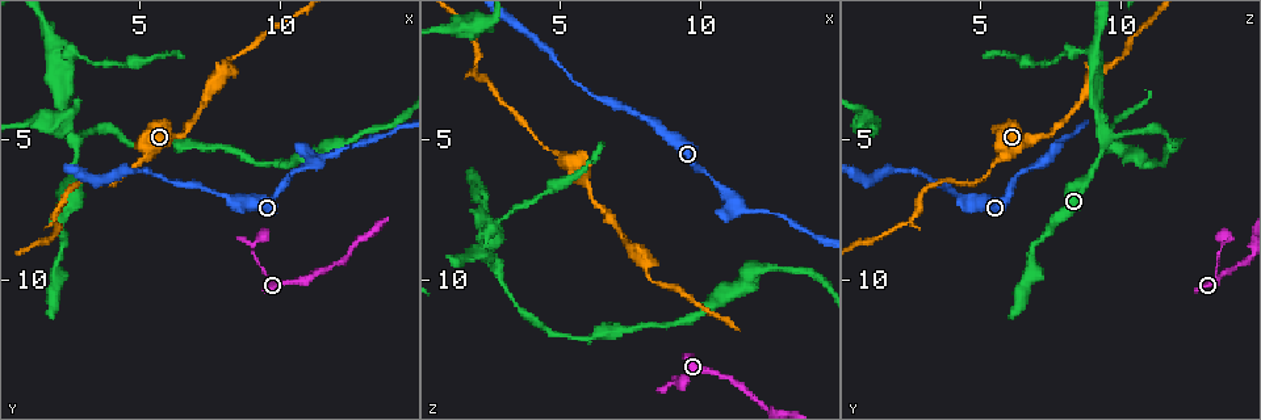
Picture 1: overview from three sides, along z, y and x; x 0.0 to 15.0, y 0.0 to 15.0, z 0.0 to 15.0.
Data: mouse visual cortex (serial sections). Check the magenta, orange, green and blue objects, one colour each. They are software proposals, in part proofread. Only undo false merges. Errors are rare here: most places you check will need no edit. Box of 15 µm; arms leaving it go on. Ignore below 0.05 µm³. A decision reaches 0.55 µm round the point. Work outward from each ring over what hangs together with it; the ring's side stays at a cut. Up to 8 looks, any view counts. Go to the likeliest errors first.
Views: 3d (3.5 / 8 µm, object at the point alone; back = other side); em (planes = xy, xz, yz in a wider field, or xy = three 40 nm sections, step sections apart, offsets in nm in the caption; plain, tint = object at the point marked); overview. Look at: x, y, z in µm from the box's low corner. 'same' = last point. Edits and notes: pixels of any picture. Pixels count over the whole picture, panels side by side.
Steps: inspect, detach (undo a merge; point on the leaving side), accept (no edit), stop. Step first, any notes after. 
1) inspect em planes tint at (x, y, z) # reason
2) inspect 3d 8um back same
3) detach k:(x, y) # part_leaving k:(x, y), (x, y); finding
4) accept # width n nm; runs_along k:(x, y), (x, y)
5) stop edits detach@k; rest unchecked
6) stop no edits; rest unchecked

inspect 3d 3.5um at (9.1, 8.6, 13.7) # abrupt turn

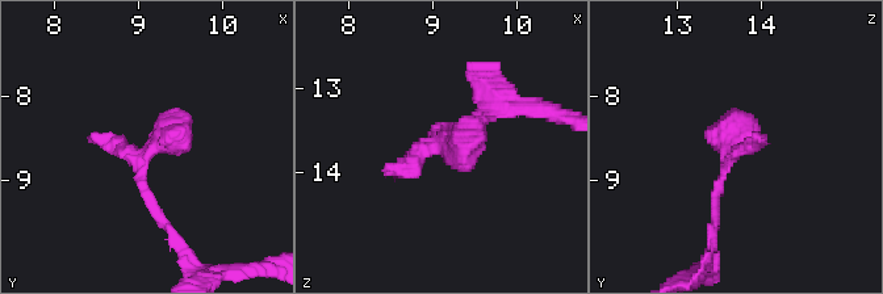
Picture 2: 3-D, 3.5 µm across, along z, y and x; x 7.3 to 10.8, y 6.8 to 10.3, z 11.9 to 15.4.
inspect em xy step 2 tint at (9.15, 8.60, 13.70)

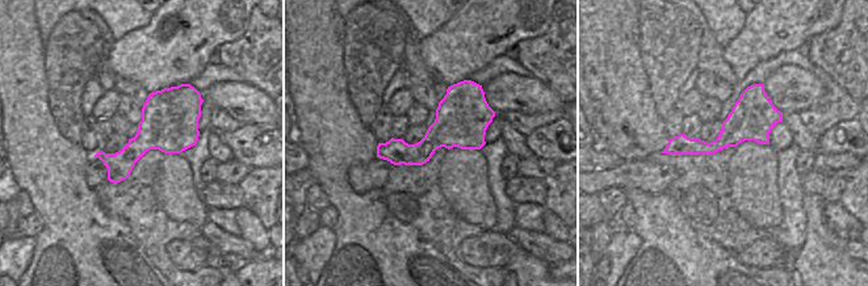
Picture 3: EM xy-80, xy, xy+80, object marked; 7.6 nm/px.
accept # runs_along 2:(167, 225), (142, 188), (142, 156), (187, 127); continuous, no second cell

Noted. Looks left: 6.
inspect 3d 3.5um at (2.1, 7.9, 7.6) # calibre changes

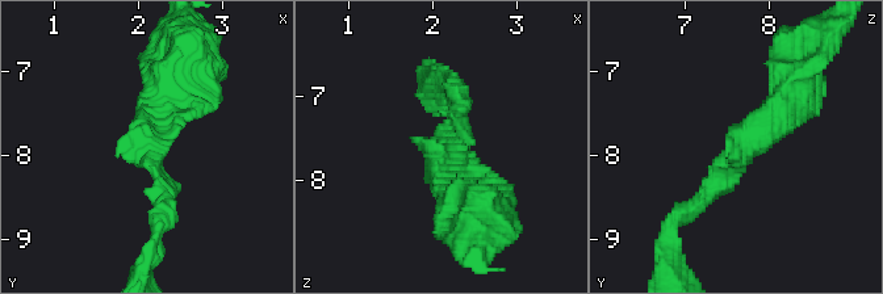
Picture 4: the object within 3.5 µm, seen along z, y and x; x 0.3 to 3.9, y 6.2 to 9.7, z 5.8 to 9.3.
inspect em xy step 1 tint at (2.10, 7.90, 7.75) # arm_widths 200, 500 nm

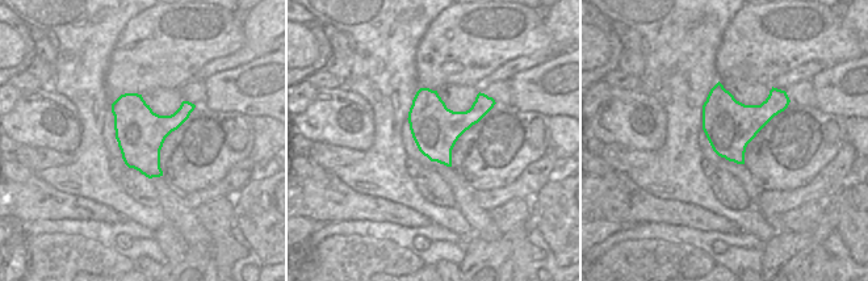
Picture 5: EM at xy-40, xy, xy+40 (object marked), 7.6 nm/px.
accept # runs_along 4:(798, 85), (690, 210); all the same cell

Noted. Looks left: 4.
inspect 3d 3.5um back at (2.2, 3.5, 9.1)

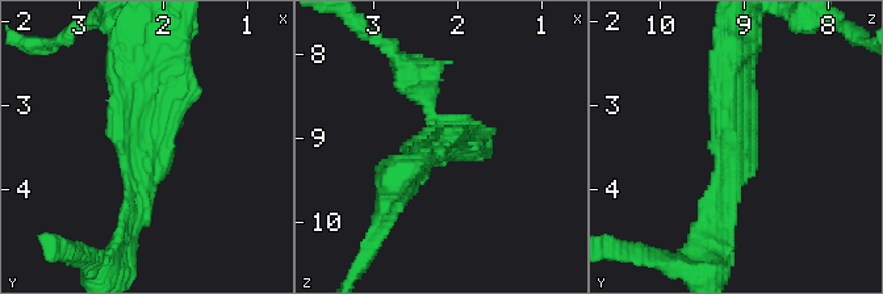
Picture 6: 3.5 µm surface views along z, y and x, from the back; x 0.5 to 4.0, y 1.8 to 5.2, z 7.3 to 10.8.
inspect em xy step 3 tint at (2.25, 3.55, 9.05)

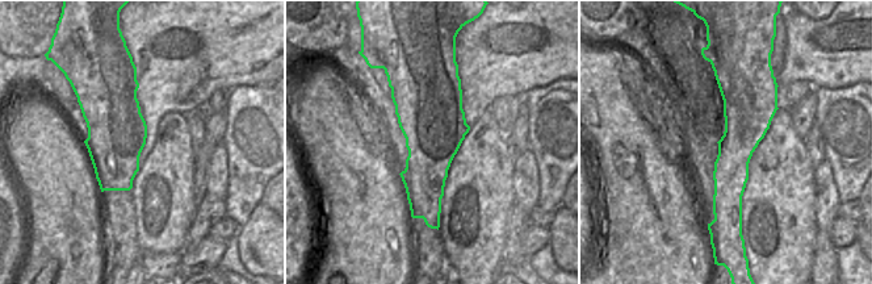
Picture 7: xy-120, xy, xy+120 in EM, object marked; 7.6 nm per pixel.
accept # runs_along 6:(132, 234), (149, 148), (153, 64); one cell here

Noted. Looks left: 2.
stop no edits; rest unchecked

